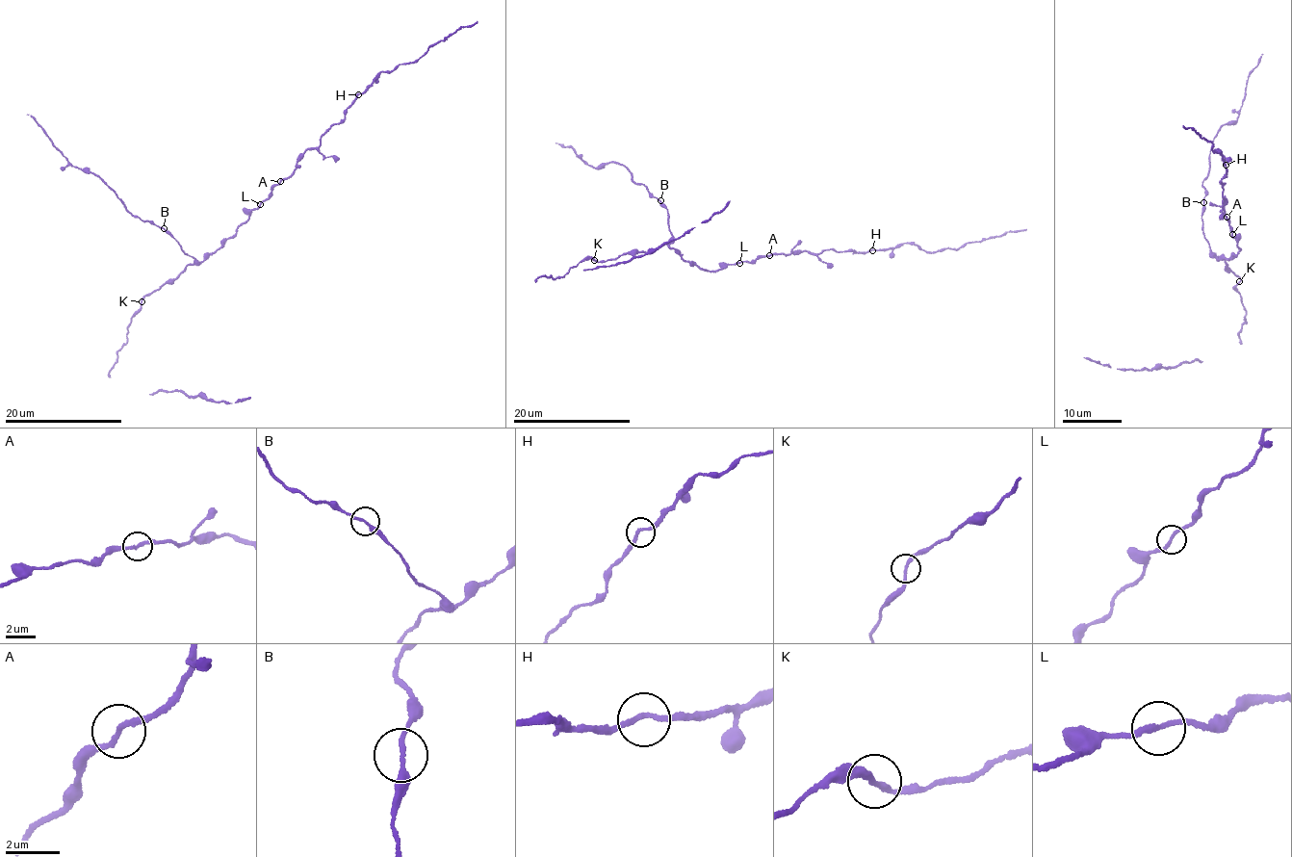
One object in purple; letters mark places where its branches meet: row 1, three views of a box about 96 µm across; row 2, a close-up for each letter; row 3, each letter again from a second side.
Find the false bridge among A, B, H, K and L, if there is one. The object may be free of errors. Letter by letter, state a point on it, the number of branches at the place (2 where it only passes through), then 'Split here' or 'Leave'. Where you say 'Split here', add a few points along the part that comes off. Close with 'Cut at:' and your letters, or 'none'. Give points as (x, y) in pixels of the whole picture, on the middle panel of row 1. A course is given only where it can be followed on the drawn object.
A: Place: (769, 255). Branches: 2. Leave
B: Place: (660, 200). Branches: 2. Leave
H: Place: (872, 250). Branches: 2. Leave
K: Place: (594, 260). Branches: 2. Leave
L: Place: (739, 263). Branches: 2. Leave
Cut at: none

